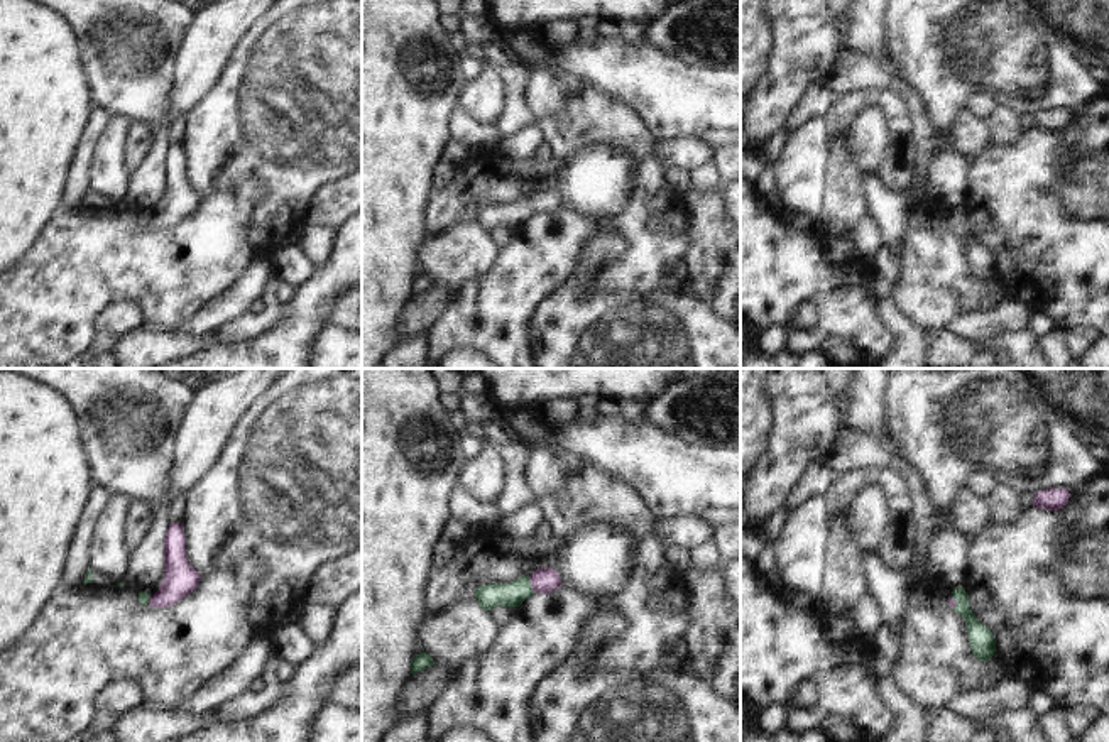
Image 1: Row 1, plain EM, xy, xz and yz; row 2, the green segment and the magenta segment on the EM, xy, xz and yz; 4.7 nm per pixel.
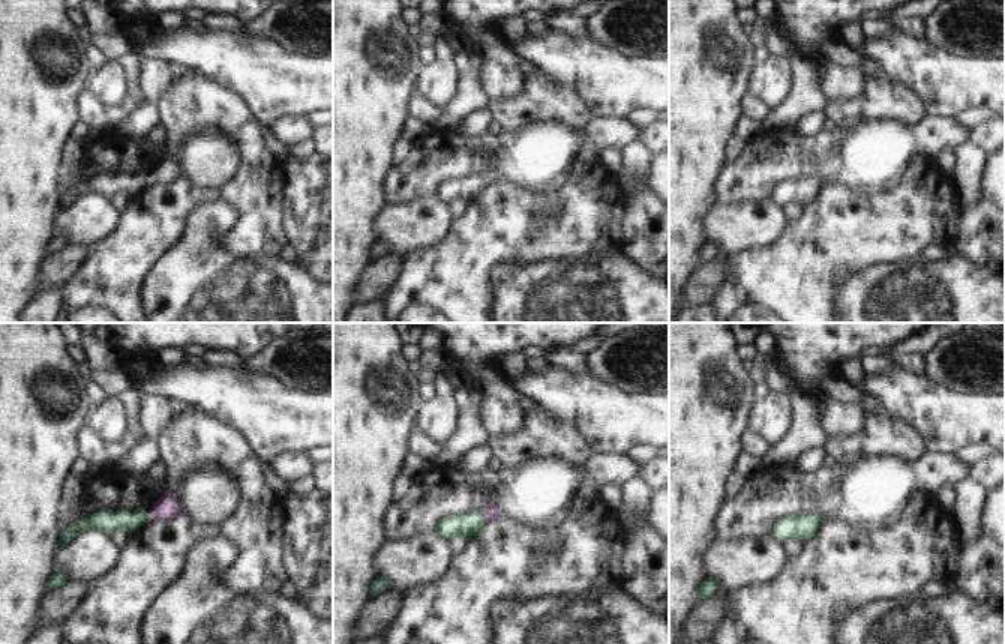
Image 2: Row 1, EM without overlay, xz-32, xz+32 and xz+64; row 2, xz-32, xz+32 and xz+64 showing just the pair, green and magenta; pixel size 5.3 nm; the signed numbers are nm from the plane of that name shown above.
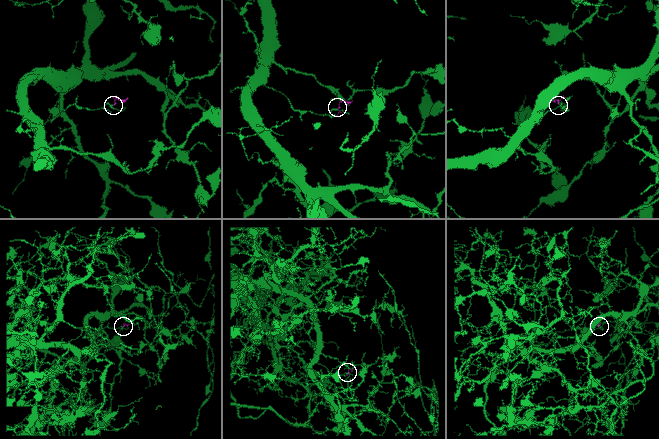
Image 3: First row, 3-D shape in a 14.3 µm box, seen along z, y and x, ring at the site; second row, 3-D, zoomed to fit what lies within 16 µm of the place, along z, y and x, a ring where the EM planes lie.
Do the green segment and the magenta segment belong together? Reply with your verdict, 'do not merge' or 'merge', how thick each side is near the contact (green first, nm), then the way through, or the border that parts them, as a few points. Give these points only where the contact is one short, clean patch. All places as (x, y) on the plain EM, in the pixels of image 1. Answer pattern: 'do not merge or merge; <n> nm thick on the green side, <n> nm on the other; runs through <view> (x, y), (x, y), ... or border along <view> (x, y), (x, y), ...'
merge; 120 nm thick on the green side, 120 nm on the other; runs through xz (513, 215), (529, 207), (545, 201)

